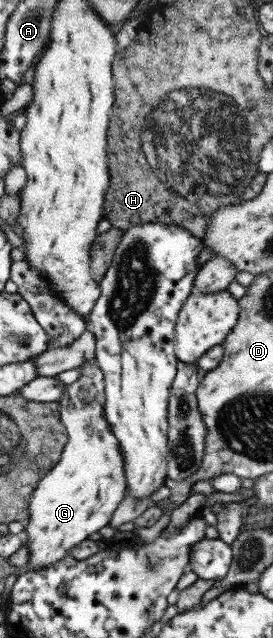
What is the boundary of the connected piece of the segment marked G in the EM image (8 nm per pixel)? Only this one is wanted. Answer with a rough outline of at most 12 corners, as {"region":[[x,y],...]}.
{"region":[[95,359],[57,401],[67,441],[24,522],[33,570],[127,495]]}

